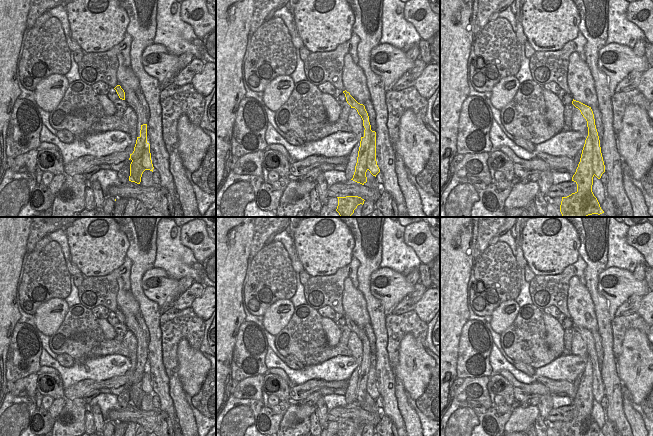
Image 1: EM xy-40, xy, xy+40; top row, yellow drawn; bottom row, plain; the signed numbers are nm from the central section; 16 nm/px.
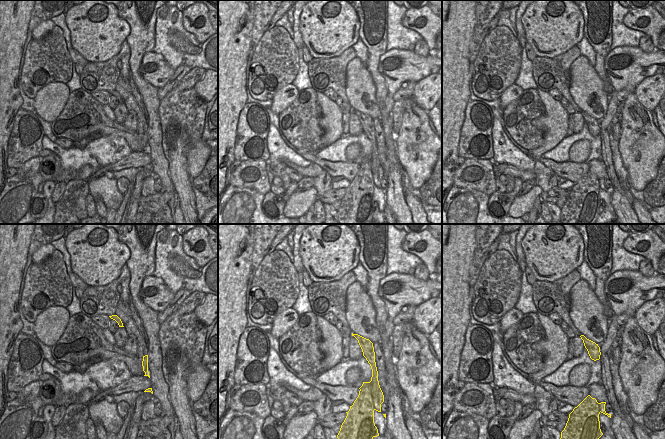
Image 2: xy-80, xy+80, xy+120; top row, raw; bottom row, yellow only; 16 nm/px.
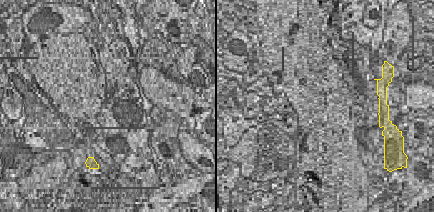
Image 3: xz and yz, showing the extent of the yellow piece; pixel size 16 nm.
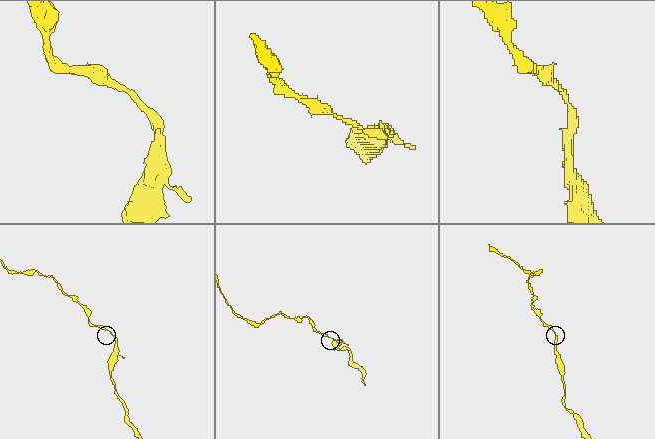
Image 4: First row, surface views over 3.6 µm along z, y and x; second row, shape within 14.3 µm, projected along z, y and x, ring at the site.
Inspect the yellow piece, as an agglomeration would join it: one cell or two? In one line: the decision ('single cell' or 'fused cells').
fused cells

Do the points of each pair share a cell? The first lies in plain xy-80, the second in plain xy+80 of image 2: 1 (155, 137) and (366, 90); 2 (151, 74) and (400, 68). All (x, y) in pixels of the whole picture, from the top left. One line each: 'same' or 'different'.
1: different
2: same

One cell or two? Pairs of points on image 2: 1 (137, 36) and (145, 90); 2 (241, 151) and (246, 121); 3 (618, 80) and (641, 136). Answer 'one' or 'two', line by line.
1: one
2: one
3: one

